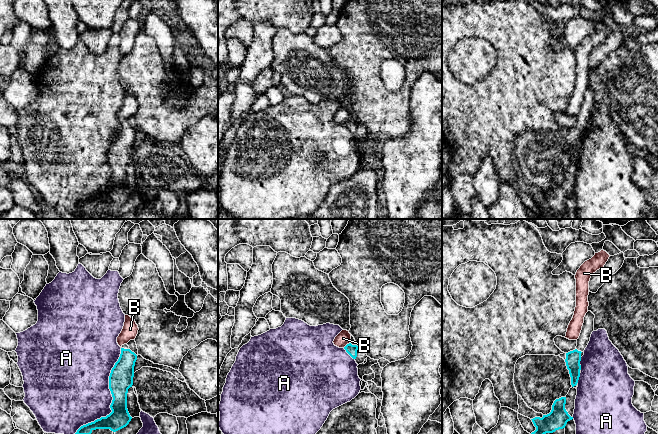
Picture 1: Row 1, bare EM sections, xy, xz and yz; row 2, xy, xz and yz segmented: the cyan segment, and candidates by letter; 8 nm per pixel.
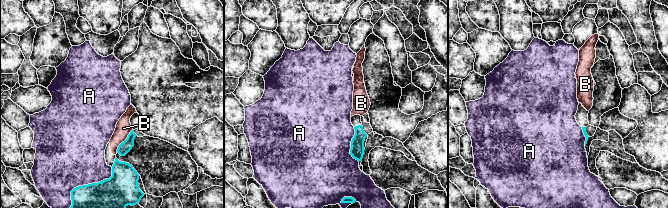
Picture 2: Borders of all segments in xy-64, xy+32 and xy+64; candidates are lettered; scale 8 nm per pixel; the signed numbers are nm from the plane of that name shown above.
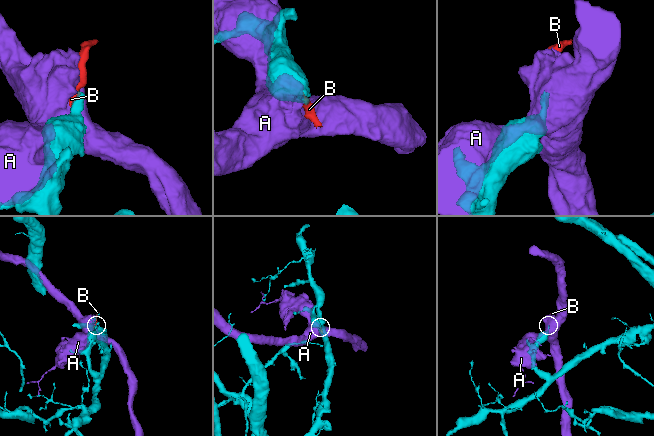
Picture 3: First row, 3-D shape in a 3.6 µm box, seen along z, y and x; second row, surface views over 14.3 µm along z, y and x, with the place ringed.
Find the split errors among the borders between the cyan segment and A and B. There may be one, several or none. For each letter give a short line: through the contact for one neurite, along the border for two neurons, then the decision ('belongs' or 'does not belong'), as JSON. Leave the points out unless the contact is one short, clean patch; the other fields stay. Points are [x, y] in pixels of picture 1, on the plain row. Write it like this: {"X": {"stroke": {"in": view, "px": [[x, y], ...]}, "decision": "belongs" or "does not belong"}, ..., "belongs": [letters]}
{"A": {"decision": "does not belong"}, "B": {"stroke": {"in": "xz", "px": [[349, 118], [343, 123]]}, "decision": "does not belong"}, "belongs": []}

